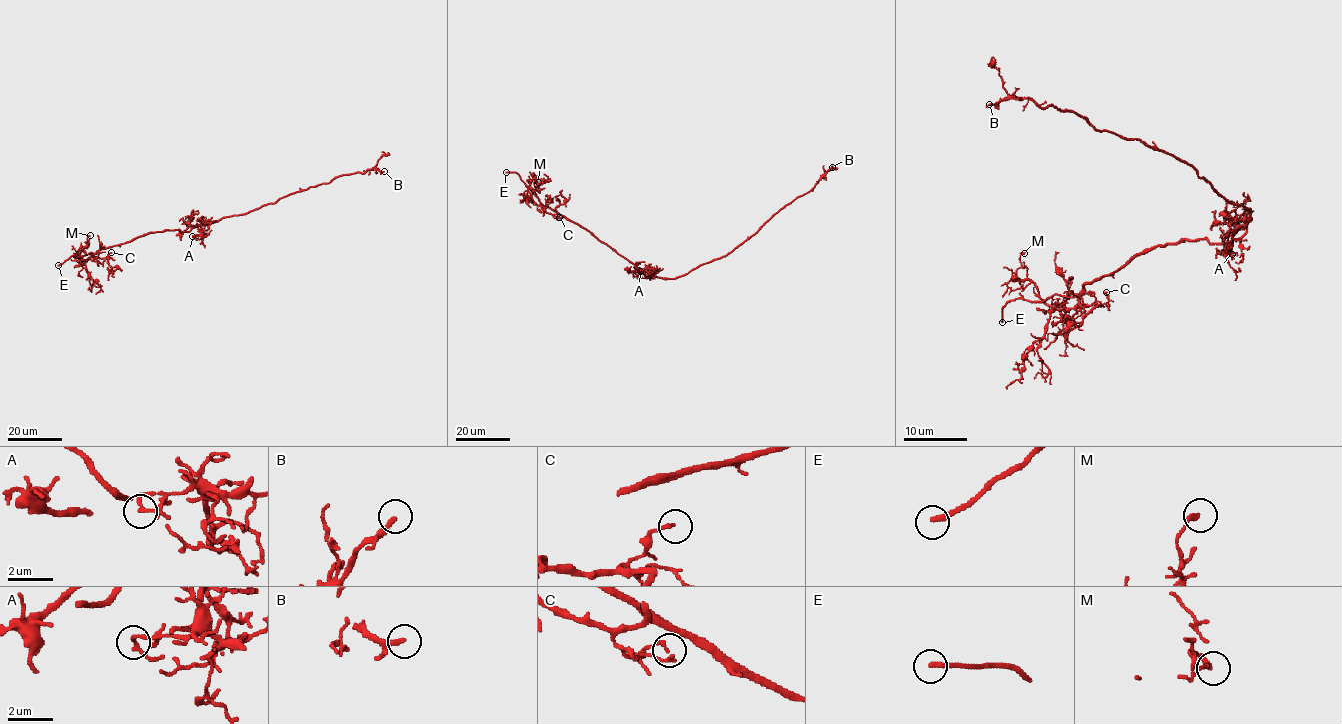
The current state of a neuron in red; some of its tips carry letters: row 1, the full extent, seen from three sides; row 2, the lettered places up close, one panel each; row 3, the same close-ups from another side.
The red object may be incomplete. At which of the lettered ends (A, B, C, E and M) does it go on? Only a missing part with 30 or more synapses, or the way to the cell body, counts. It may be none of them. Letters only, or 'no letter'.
B, E

